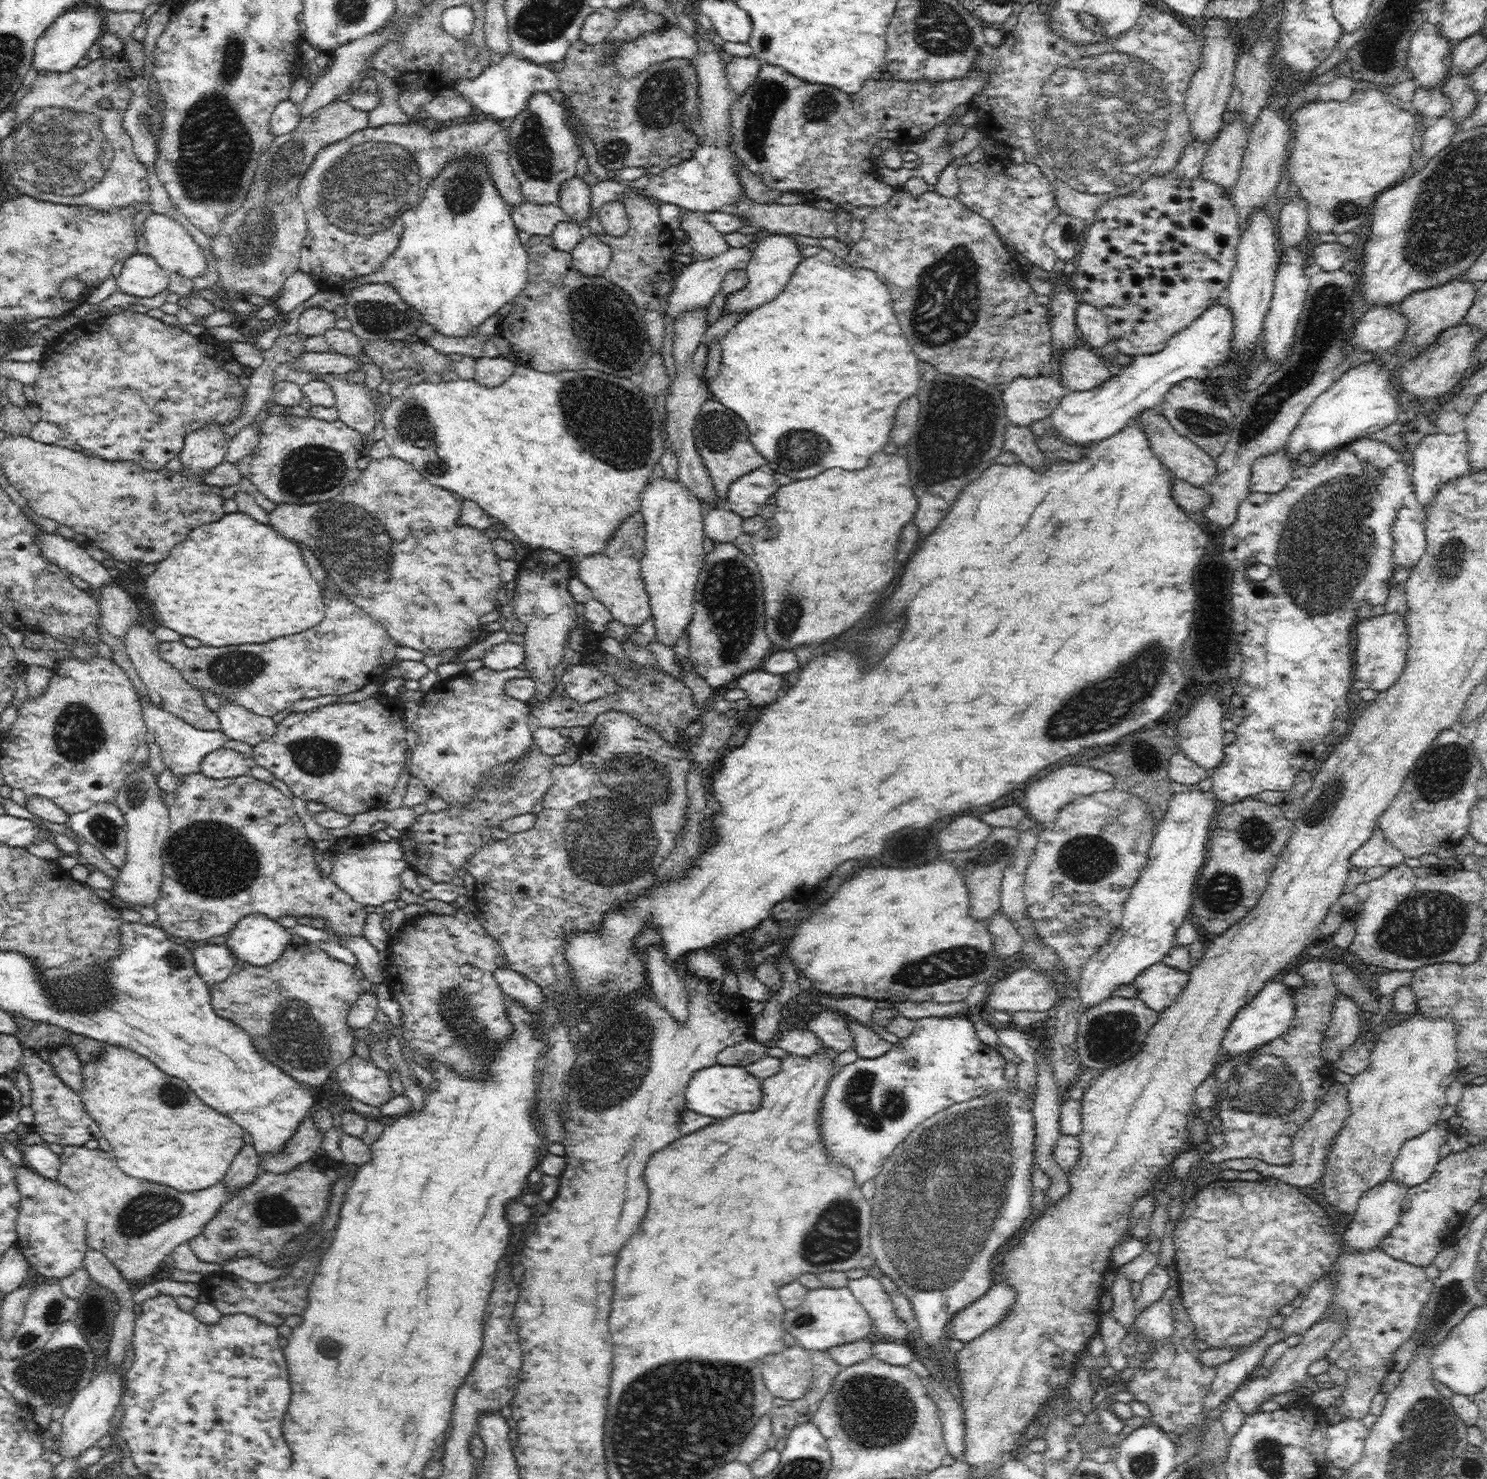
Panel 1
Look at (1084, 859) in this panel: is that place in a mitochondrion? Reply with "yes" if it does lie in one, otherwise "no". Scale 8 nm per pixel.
yes

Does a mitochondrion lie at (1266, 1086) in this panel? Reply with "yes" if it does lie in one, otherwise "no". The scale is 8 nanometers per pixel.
yes

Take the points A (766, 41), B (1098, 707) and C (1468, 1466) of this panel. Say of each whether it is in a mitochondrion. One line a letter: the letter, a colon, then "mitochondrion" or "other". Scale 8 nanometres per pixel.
A: mitochondrion
B: mitochondrion
C: mitochondrion

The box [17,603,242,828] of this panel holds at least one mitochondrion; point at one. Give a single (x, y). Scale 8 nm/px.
(78, 733)

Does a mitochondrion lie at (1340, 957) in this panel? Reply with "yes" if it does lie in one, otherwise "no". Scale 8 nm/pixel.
no

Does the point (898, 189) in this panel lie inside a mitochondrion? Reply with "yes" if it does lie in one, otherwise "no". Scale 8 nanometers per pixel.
no

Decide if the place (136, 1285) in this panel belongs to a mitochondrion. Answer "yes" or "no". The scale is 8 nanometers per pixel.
no

